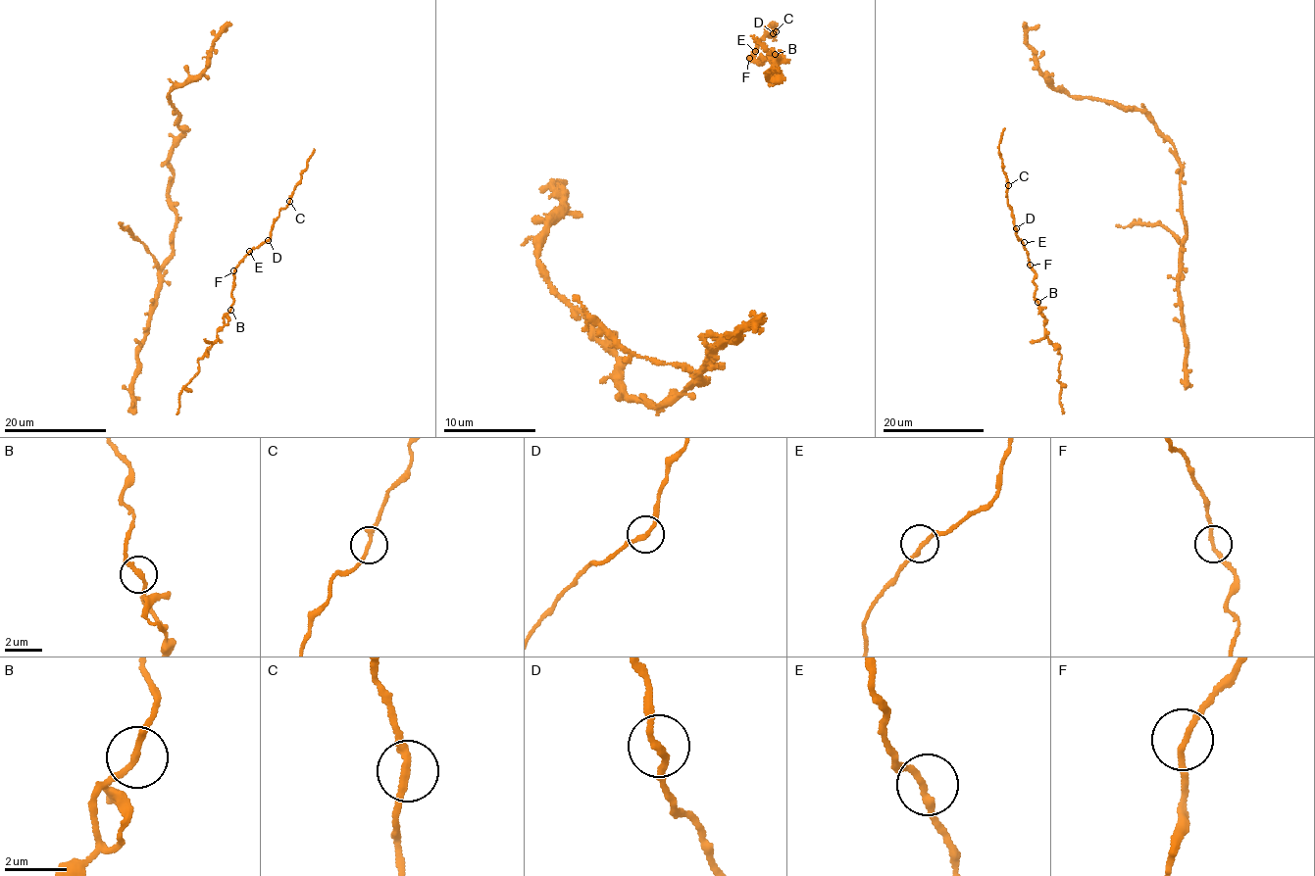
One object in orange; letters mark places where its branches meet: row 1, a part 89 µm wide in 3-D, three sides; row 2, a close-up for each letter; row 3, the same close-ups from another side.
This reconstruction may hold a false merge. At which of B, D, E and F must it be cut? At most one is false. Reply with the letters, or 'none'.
none

